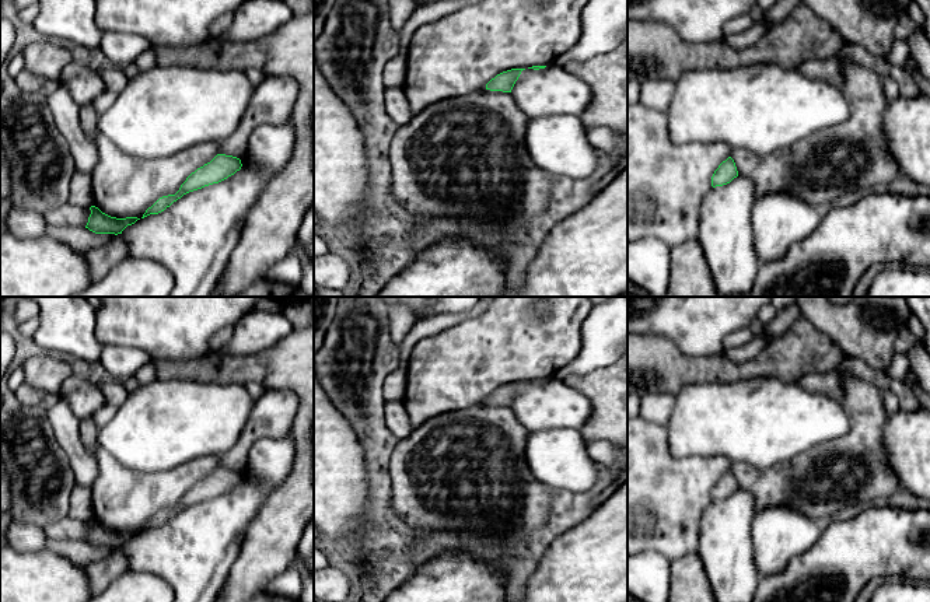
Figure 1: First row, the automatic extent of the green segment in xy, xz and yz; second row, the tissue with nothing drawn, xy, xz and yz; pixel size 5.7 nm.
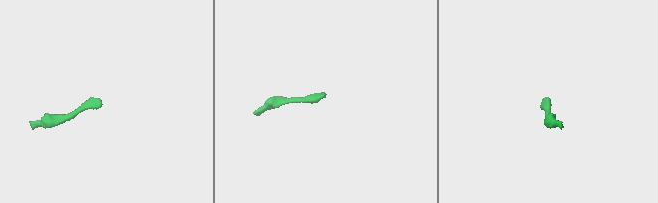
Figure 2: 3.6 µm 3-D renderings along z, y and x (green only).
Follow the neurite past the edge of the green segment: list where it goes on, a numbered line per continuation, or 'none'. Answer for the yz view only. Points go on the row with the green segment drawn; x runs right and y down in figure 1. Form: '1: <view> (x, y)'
none

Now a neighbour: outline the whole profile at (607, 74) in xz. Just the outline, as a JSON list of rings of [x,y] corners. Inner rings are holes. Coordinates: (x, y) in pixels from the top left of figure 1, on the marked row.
[[[627,39],[604,55],[567,62],[563,69],[585,81],[591,88],[591,102],[578,116],[583,126],[585,129],[604,126],[627,134]]]

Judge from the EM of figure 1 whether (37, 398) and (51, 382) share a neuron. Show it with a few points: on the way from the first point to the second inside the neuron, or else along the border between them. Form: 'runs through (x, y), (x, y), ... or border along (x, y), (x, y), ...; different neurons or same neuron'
runs through (39, 394), (46, 387); same neuron

